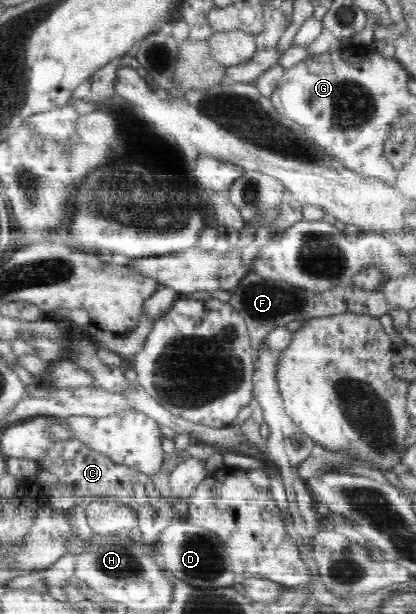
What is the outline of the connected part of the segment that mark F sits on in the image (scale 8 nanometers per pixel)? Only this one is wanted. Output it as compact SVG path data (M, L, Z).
M383 272L384 282L373 289L364 290L350 284L330 290L314 291L286 281L278 282L278 279L262 278L258 274L246 274L246 278L232 291L234 296L229 303L244 317L248 331L250 331L255 358L259 344L272 330L282 328L282 326L286 327L296 320L328 317L349 311L352 314L373 316L387 322L390 306L384 295L383 284L389 279L388 274Z

